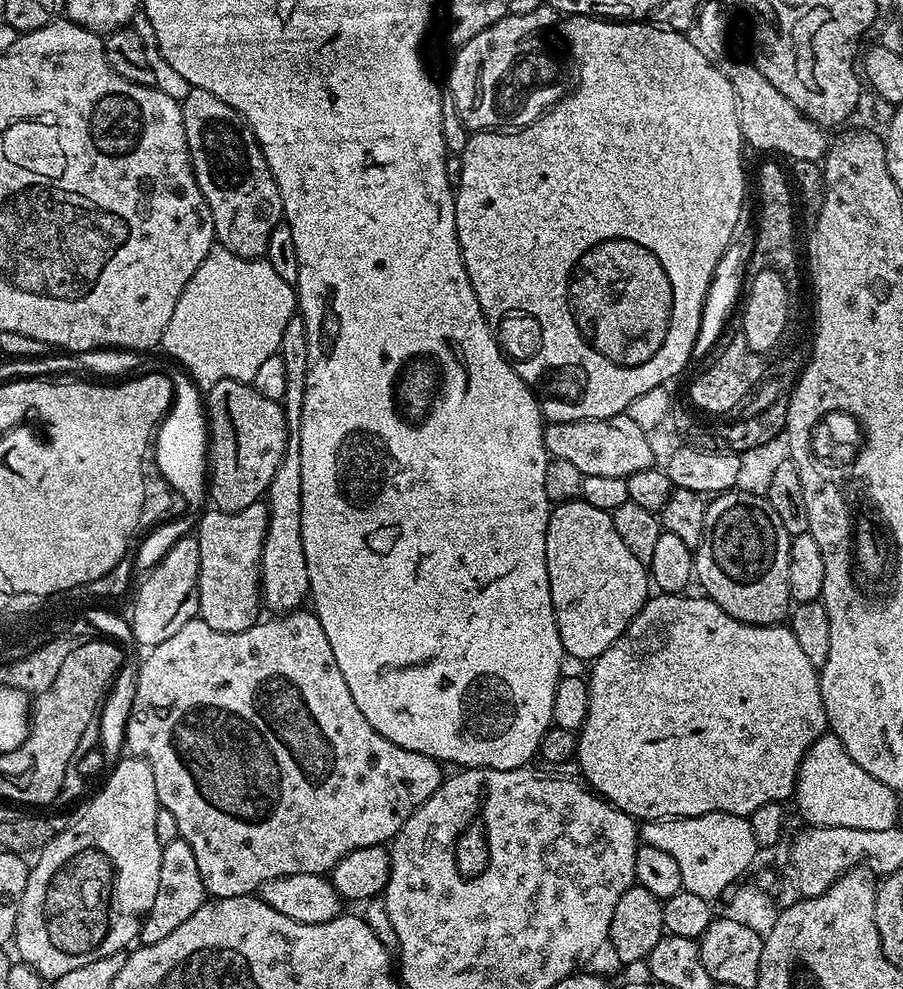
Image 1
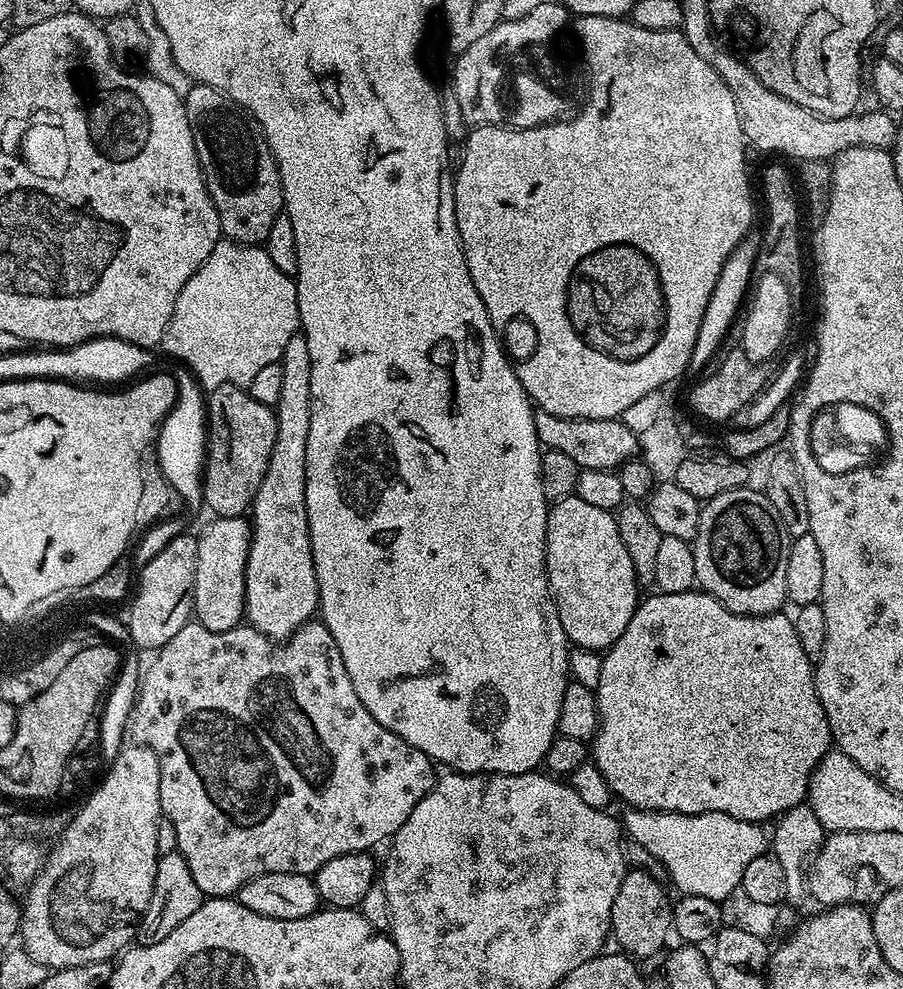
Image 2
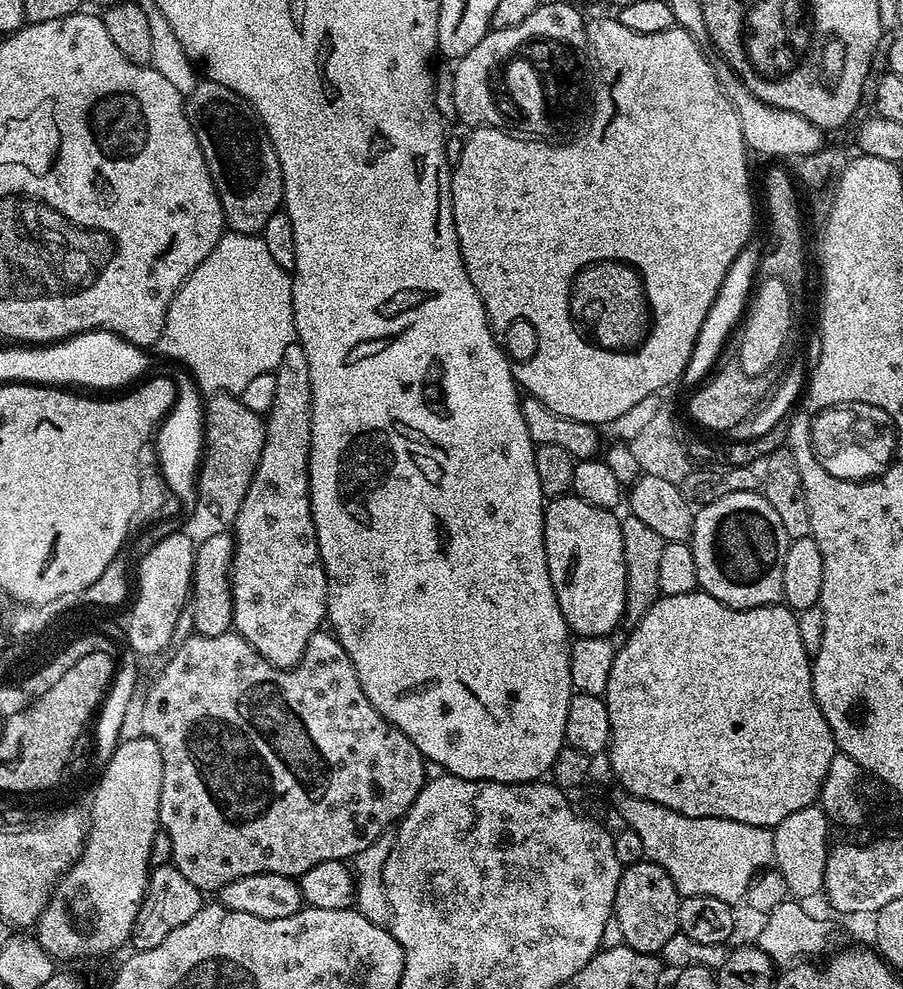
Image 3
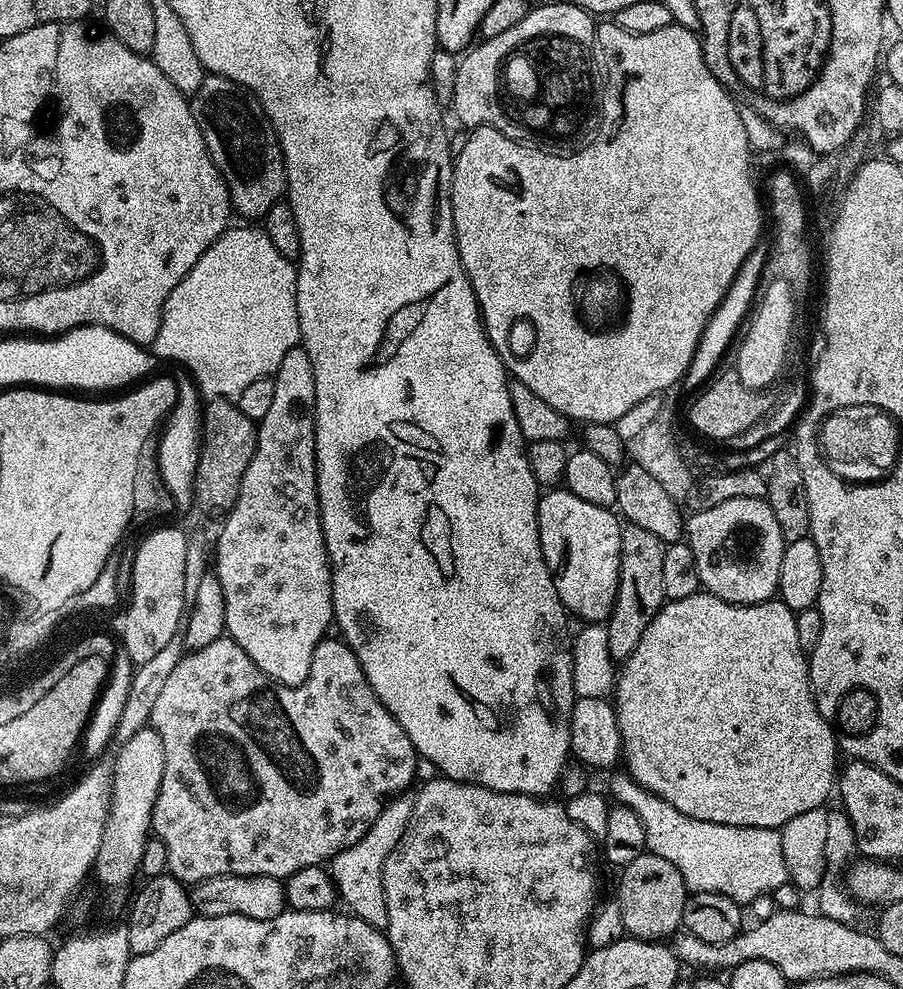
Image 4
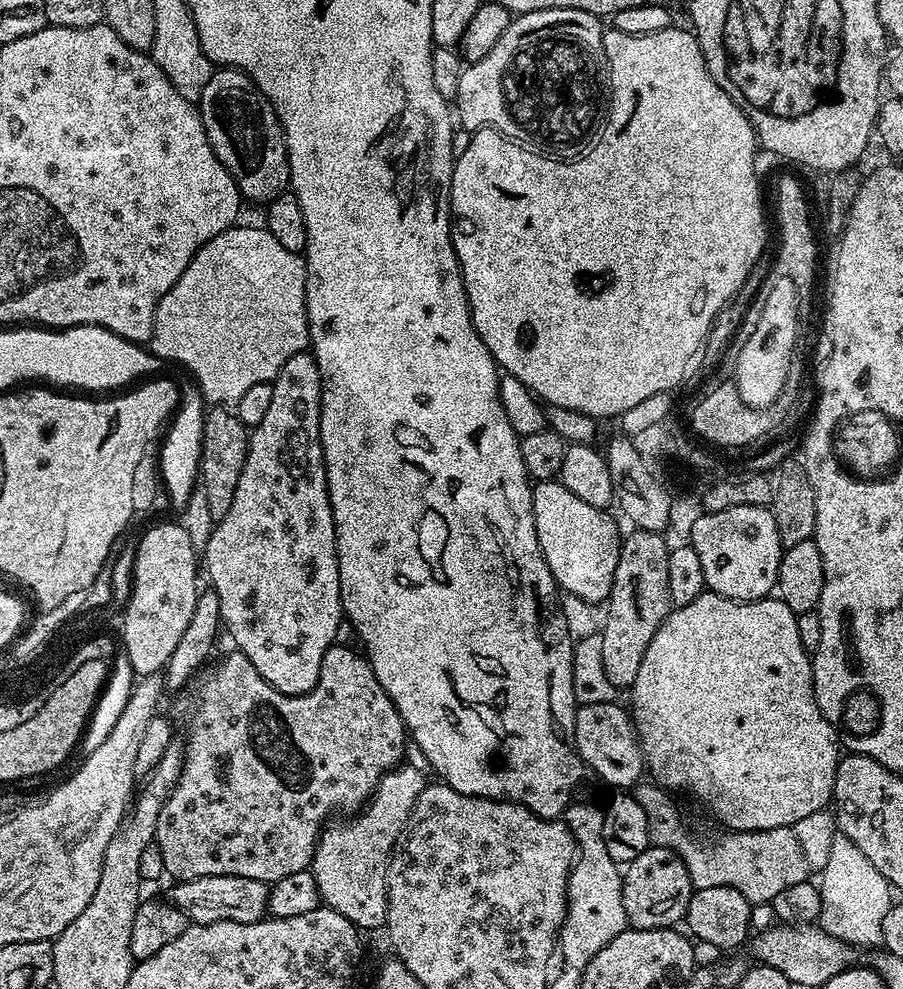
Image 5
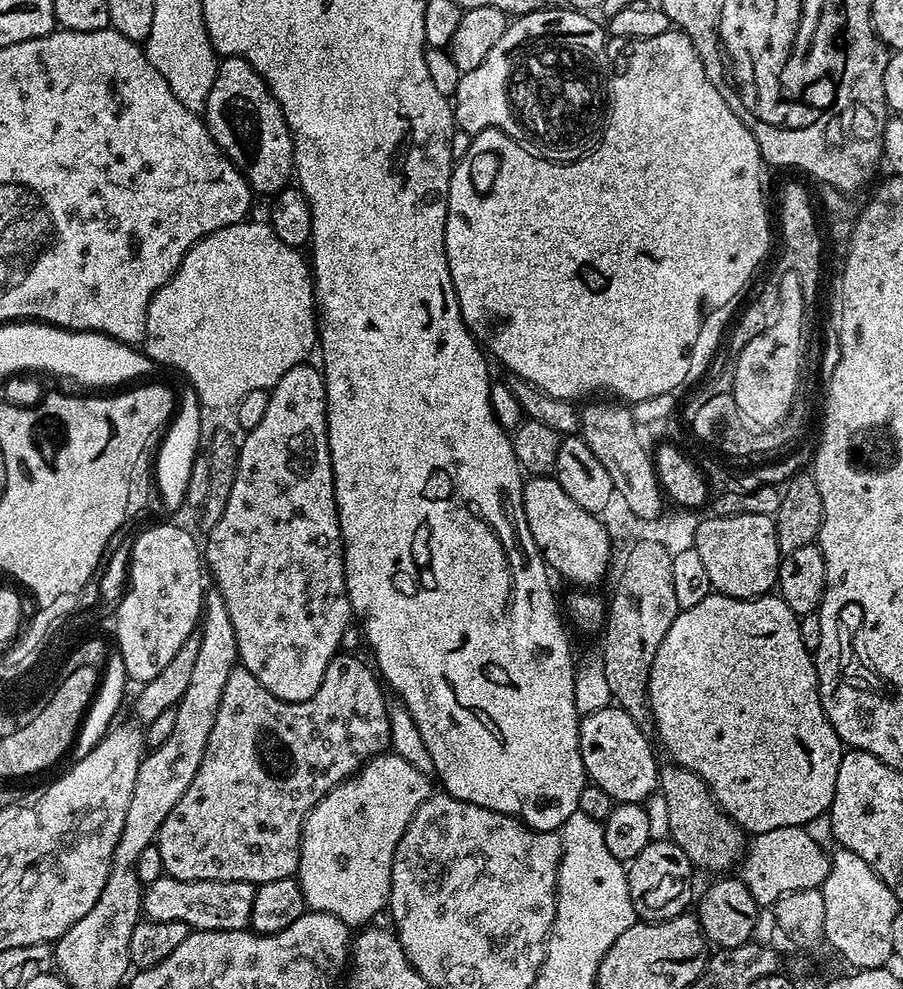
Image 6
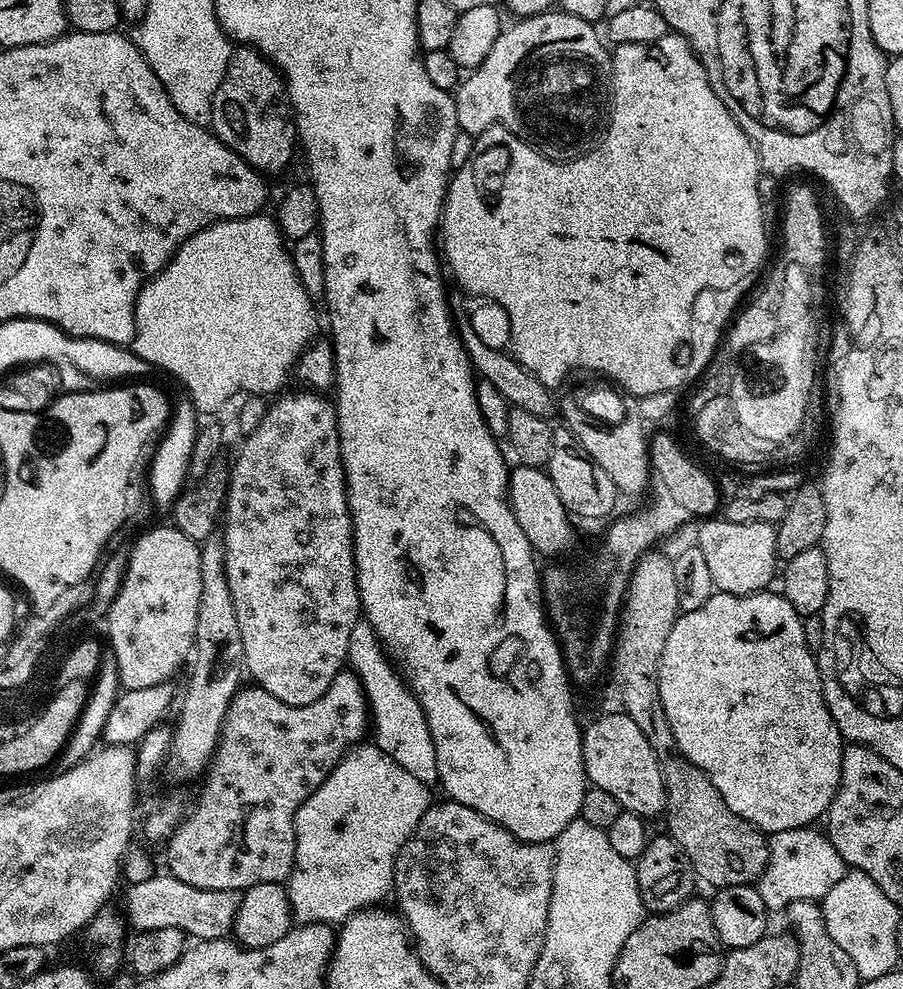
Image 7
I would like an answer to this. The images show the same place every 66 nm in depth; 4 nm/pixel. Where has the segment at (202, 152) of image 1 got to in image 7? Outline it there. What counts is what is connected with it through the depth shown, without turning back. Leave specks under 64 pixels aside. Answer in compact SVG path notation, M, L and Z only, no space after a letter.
M240 46L233 51L226 74L212 99L210 128L226 147L238 153L251 168L261 174L280 172L291 162L292 151L297 151L298 148L298 137L296 125L290 115L284 78L255 48Z

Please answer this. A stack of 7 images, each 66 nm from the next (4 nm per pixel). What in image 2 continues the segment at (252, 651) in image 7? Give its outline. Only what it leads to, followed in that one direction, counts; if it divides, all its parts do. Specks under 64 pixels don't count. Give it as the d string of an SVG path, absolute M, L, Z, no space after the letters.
M297 334L286 342L286 350L282 354L280 363L282 366L282 395L274 405L276 414L277 434L274 438L274 450L270 454L270 462L266 466L266 474L262 478L262 486L258 486L258 494L252 500L250 509L250 523L252 526L252 541L246 558L246 598L244 599L244 614L247 623L257 628L264 636L277 642L283 642L292 637L303 624L317 615L320 606L320 591L318 590L318 578L314 574L314 554L310 550L310 526L306 518L306 438L310 438L310 349L306 346L306 338L303 334Z

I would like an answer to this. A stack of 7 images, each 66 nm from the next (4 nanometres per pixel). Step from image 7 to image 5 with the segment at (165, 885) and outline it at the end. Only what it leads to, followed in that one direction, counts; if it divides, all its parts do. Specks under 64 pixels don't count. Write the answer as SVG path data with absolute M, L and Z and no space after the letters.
M234 874L181 880L171 885L171 903L194 924L210 922L258 922L268 916L269 885L258 878L238 878Z

